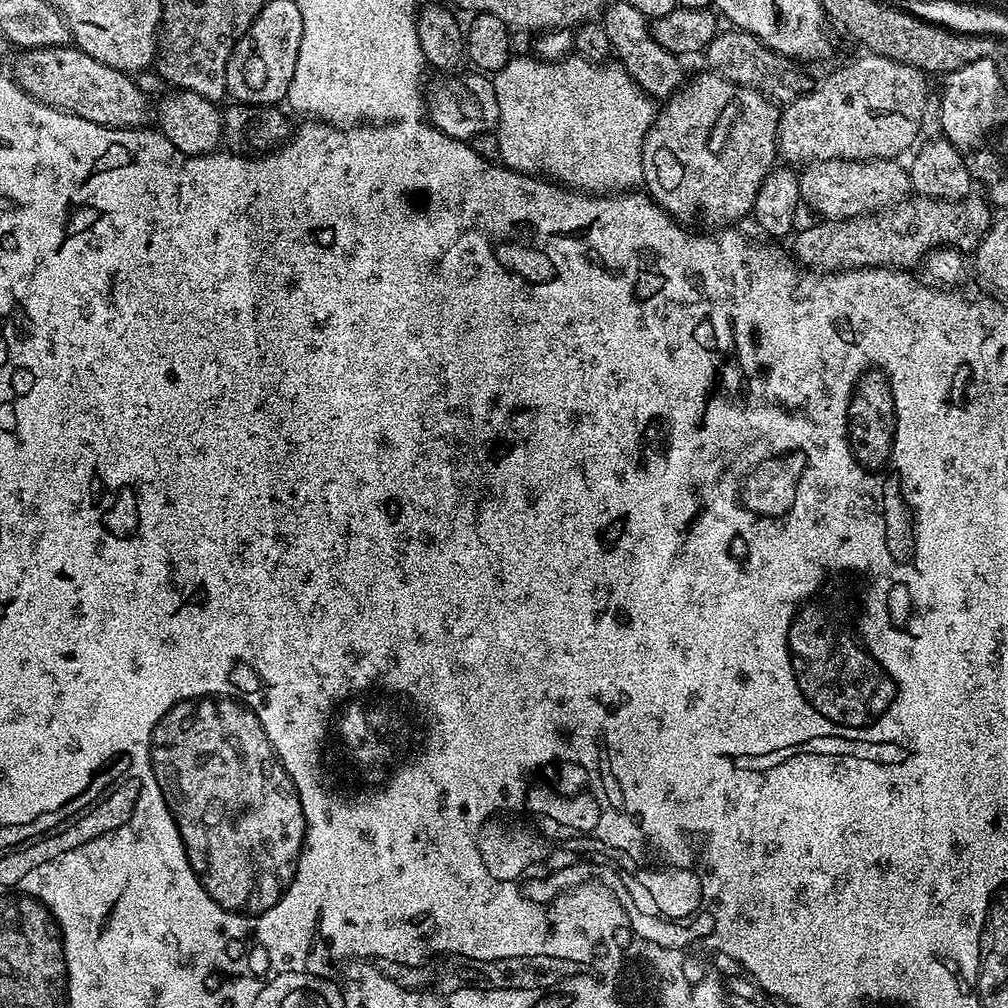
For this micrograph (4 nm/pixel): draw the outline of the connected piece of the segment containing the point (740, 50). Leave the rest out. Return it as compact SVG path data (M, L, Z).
M729 27L728 32L717 31L716 36L708 43L706 57L707 67L718 76L725 76L730 82L741 84L743 88L752 88L761 92L777 105L789 104L803 96L810 87L810 79L804 72L799 72L797 65L787 56L771 52L754 34L741 32L739 28Z

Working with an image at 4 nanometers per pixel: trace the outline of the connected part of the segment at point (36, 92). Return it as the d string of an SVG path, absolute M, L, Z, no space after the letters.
M25 48L15 54L10 75L38 102L107 128L142 128L149 123L150 100L148 104L147 94L132 81L135 79L127 72L114 70L114 66L106 66L106 62L98 62L98 58L90 58L81 48Z

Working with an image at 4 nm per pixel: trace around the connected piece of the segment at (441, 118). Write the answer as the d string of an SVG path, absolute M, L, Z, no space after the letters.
M479 70L461 71L459 74L444 74L427 85L426 88L426 116L435 128L442 130L442 134L450 134L450 138L465 142L475 141L475 136L483 132L491 133L499 120L497 114L498 98L494 94L494 86L491 79Z

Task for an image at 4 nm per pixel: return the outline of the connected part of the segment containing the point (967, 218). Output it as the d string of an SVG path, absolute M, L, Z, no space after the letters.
M971 194L962 200L935 200L913 195L900 204L867 216L852 216L849 220L823 219L809 228L801 227L791 237L791 255L801 269L813 272L857 268L908 270L913 267L911 264L919 265L933 249L945 247L971 253L992 226L994 212L991 211L989 201L980 194Z

